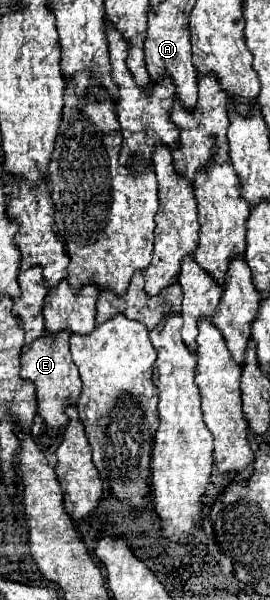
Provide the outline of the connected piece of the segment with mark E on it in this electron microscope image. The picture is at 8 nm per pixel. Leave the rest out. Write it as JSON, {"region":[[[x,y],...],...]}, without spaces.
{"region":[[[63,331],[63,333],[55,335],[55,337],[45,333],[29,349],[23,349],[21,377],[35,385],[37,413],[45,421],[47,431],[51,435],[57,435],[69,423],[69,417],[65,413],[67,407],[77,405],[79,395],[81,395],[81,379],[79,379],[77,367],[75,367],[75,363],[71,359],[71,351],[69,351],[69,331]]]}

